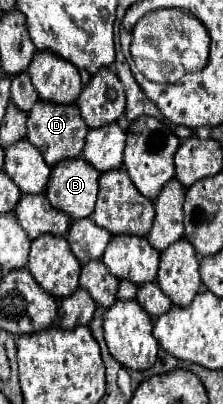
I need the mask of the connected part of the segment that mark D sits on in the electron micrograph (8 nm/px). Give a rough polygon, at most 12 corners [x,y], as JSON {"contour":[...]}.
{"contour":[[39,100],[27,140],[49,166],[81,156],[87,132],[75,104]]}

